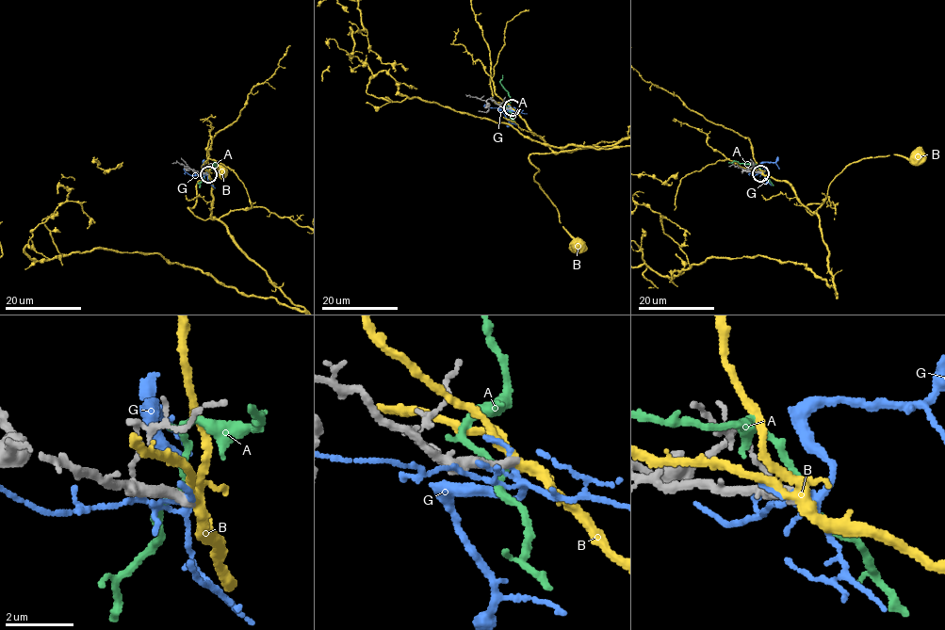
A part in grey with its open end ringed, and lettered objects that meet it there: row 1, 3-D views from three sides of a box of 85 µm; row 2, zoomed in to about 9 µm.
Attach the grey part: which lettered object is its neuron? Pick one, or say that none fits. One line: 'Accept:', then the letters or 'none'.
Accept: none

